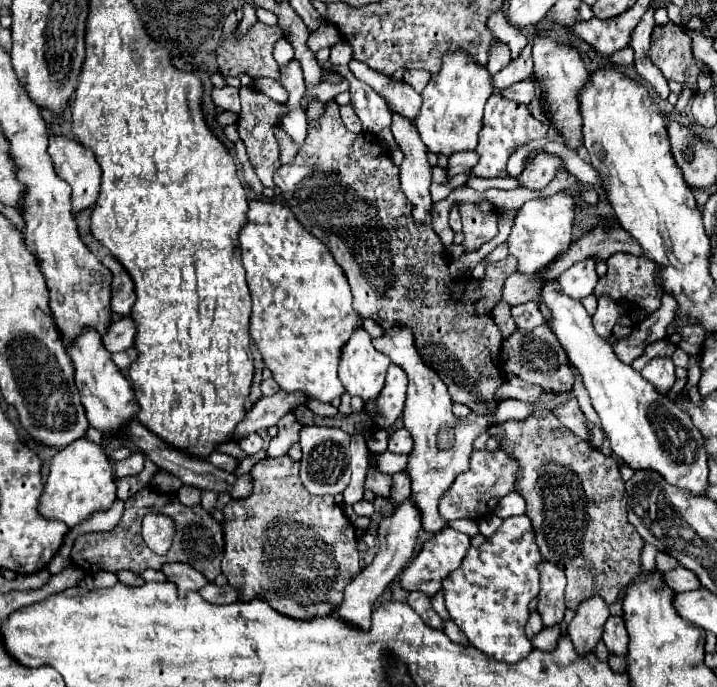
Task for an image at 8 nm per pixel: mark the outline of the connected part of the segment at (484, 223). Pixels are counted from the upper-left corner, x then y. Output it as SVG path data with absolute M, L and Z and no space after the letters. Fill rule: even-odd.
M462 203L460 215L462 215L462 225L464 225L462 229L464 251L480 249L486 241L490 241L498 233L498 227L496 227L498 215L496 213L480 213L474 203Z

